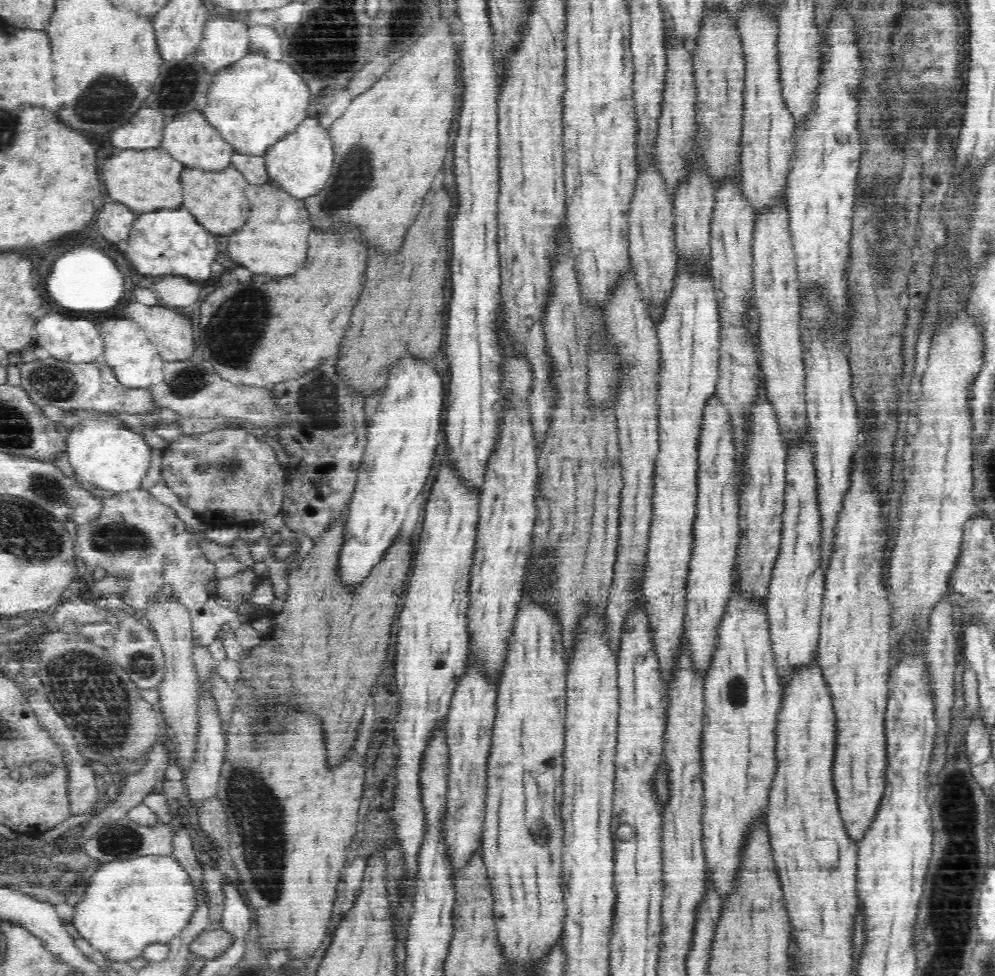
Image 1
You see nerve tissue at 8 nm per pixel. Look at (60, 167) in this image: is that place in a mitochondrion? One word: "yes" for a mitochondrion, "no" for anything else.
no

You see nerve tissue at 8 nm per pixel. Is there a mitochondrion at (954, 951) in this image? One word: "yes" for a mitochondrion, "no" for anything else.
yes

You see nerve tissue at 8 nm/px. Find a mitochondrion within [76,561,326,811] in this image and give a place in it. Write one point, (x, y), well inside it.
(142, 665)

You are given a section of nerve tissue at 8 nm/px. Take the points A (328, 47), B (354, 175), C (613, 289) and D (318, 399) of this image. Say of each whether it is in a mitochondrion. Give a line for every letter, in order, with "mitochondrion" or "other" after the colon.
A: mitochondrion
B: mitochondrion
C: other
D: mitochondrion

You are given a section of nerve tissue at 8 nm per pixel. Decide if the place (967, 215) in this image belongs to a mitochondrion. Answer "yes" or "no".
no

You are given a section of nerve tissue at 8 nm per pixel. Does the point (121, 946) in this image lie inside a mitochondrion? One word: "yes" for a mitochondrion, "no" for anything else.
no

